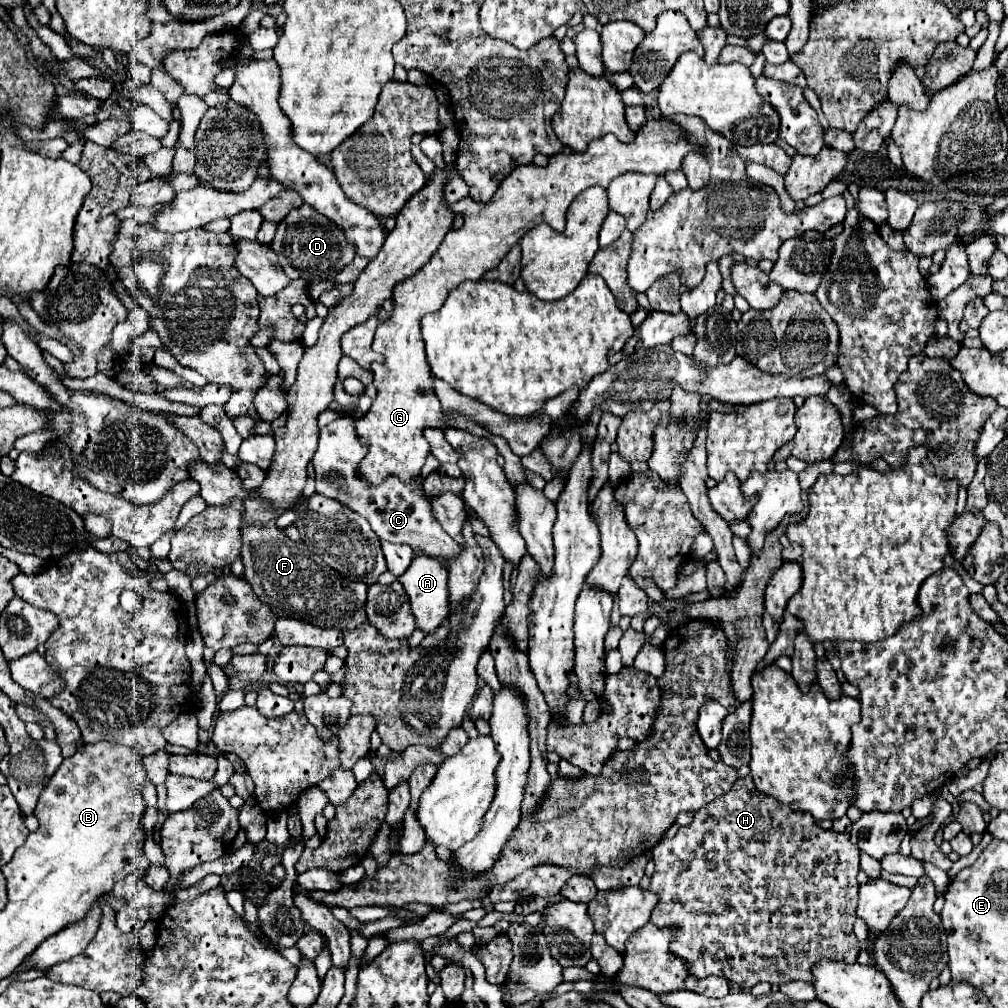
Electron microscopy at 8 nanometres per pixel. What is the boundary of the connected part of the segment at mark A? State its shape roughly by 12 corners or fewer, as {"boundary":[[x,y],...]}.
{"boundary":[[416,556],[398,578],[416,628],[448,618],[448,570]]}

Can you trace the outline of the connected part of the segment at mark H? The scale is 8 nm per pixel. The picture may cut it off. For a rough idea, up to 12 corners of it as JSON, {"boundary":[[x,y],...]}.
{"boundary":[[750,776],[652,848],[696,978],[856,962],[860,850]]}

